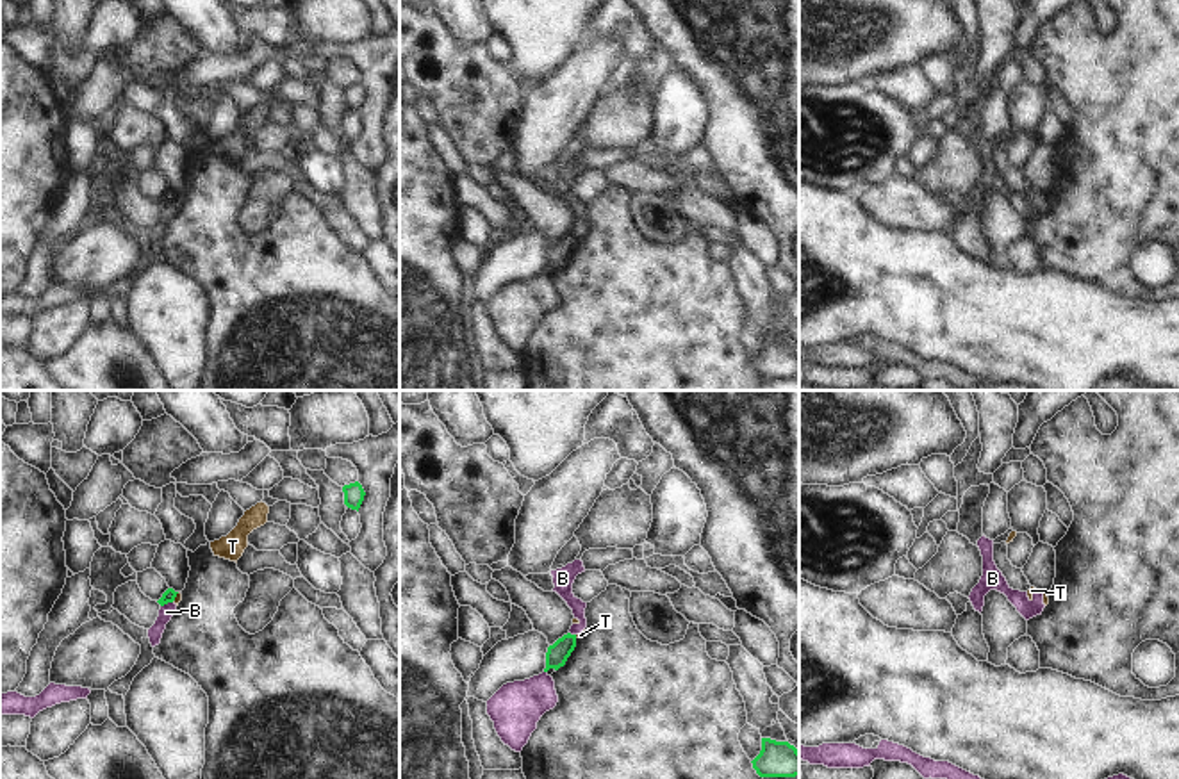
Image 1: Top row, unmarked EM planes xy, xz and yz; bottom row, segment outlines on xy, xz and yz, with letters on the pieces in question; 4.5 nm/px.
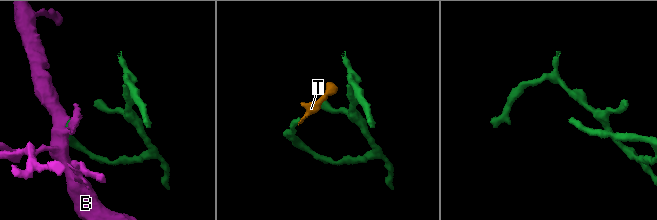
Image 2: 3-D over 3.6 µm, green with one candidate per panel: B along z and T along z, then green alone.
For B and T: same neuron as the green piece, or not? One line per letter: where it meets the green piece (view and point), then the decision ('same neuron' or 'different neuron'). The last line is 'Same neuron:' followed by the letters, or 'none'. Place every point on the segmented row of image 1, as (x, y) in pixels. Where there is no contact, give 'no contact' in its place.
B: meets green in xy at (166, 603); different neuron
T: meets green in xy at (175, 596); different neuron
Same neuron: none

